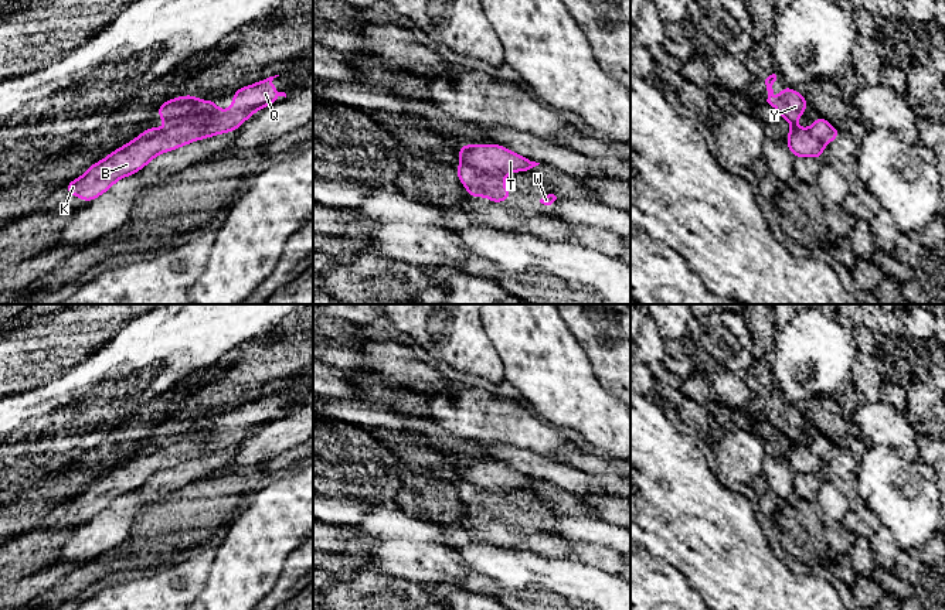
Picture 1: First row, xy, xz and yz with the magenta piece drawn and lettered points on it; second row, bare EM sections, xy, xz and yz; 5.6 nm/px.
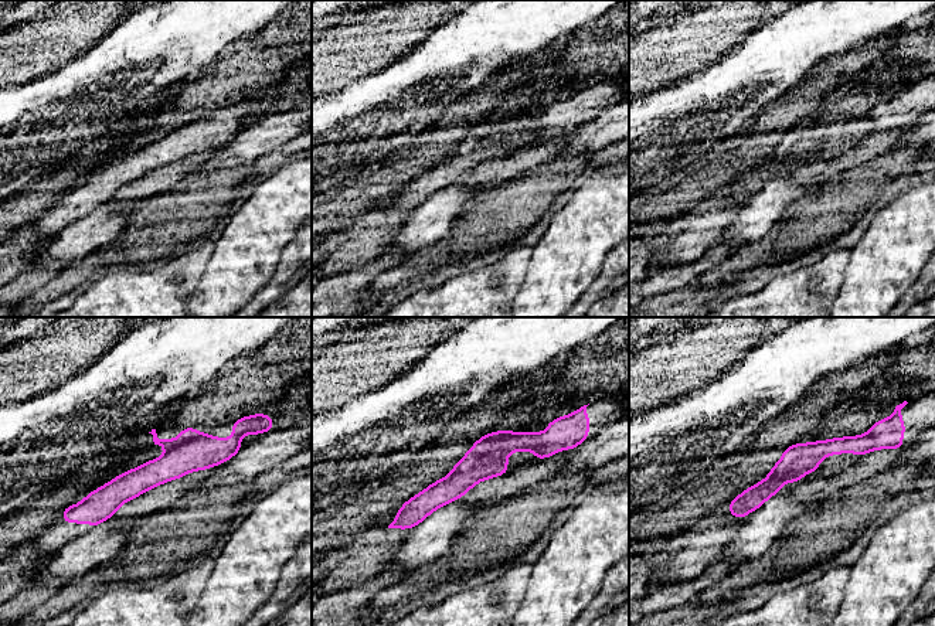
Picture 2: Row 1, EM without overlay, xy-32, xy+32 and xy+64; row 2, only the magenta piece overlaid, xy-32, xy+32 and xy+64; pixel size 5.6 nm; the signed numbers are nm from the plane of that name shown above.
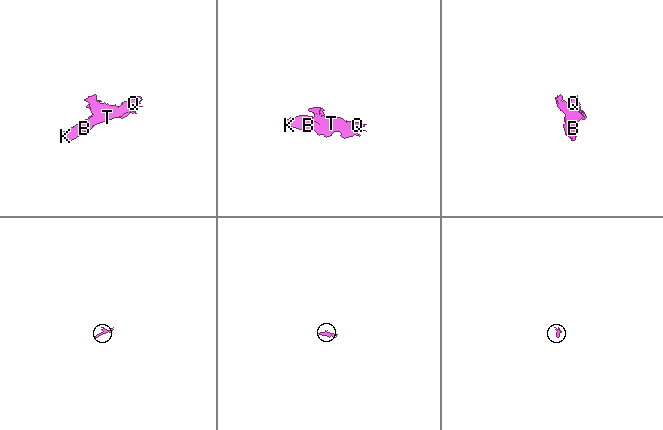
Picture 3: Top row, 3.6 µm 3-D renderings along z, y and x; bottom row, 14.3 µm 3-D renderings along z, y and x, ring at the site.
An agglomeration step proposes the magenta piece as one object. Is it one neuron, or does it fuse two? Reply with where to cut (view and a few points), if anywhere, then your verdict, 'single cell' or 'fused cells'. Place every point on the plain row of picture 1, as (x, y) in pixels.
cut none; single cell

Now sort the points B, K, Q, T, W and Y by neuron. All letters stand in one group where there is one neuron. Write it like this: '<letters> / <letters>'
B K Q T W Y

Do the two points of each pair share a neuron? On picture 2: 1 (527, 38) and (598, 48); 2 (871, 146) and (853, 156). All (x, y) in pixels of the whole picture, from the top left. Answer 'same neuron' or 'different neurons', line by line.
1: different neurons
2: same neuron

